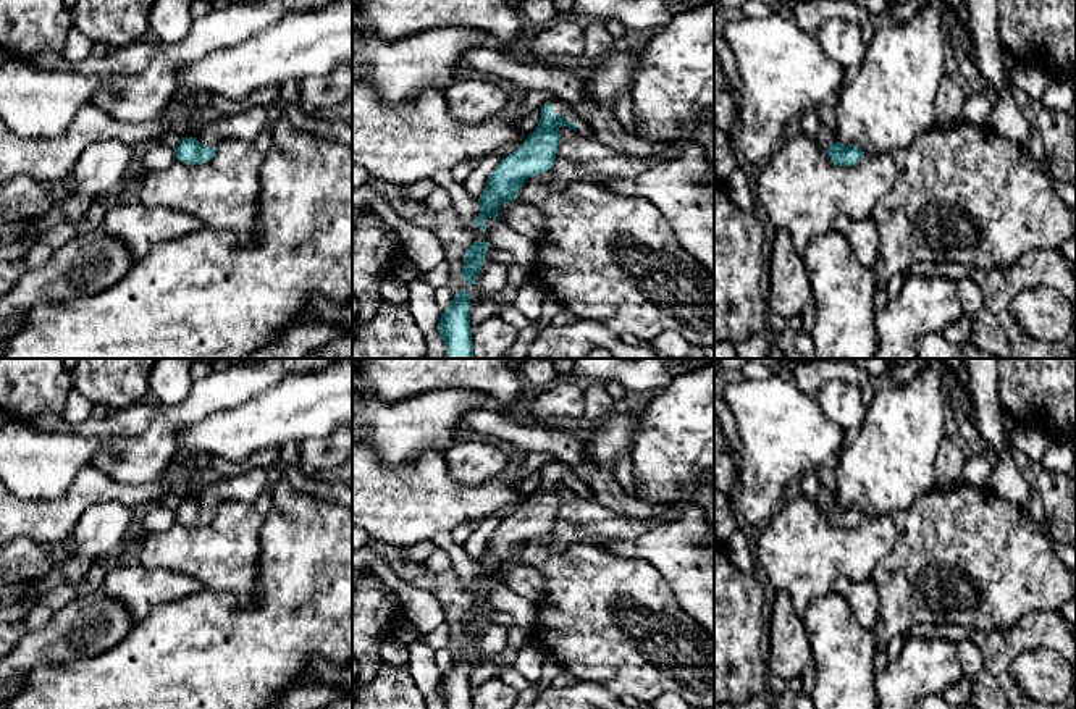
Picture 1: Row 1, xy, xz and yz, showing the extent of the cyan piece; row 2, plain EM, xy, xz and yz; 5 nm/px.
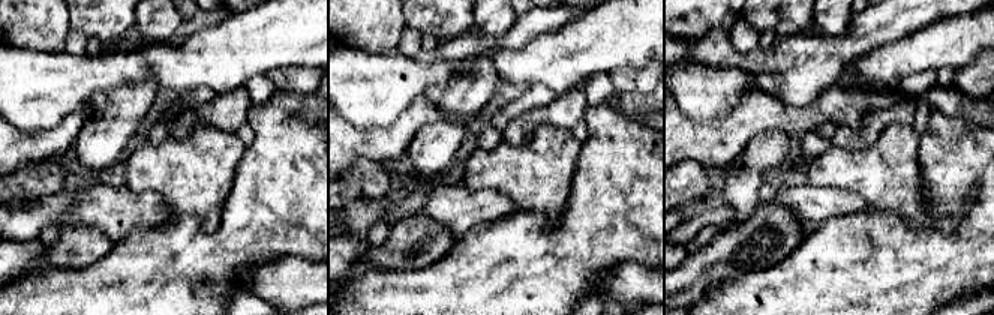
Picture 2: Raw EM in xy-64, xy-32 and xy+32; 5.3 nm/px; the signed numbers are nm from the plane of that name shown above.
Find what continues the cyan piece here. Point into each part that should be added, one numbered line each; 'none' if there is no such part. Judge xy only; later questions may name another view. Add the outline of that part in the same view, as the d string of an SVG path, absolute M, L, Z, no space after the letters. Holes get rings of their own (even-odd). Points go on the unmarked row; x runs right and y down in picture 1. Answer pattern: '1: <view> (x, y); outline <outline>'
1: xy (247, 486); outline M249 467L244 472L207 485L197 493L197 502L205 509L218 509L220 504L237 501L255 504L268 486L268 472L262 467Z

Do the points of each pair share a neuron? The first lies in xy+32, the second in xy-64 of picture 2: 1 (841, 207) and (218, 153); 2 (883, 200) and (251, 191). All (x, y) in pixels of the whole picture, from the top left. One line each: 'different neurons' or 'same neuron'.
1: different neurons
2: different neurons

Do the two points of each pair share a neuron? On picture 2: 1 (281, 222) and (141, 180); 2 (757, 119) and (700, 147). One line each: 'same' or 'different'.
1: different
2: same

